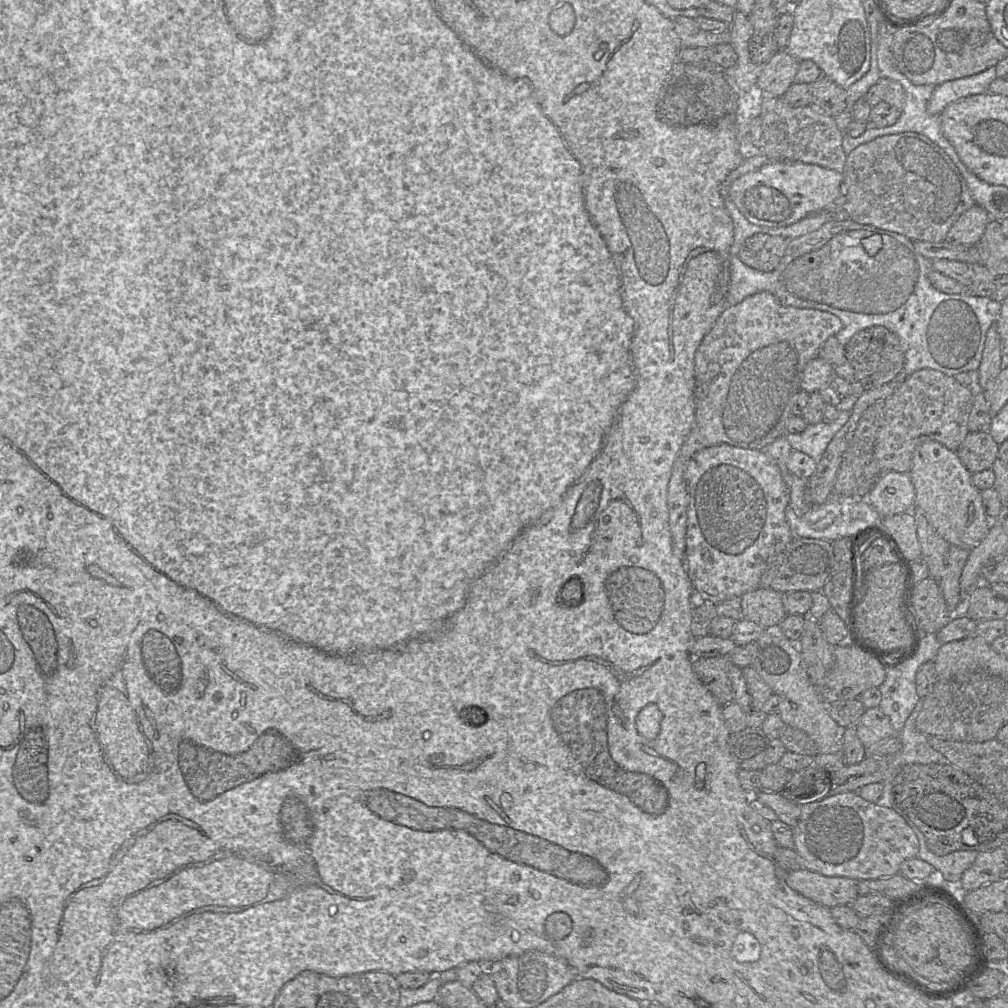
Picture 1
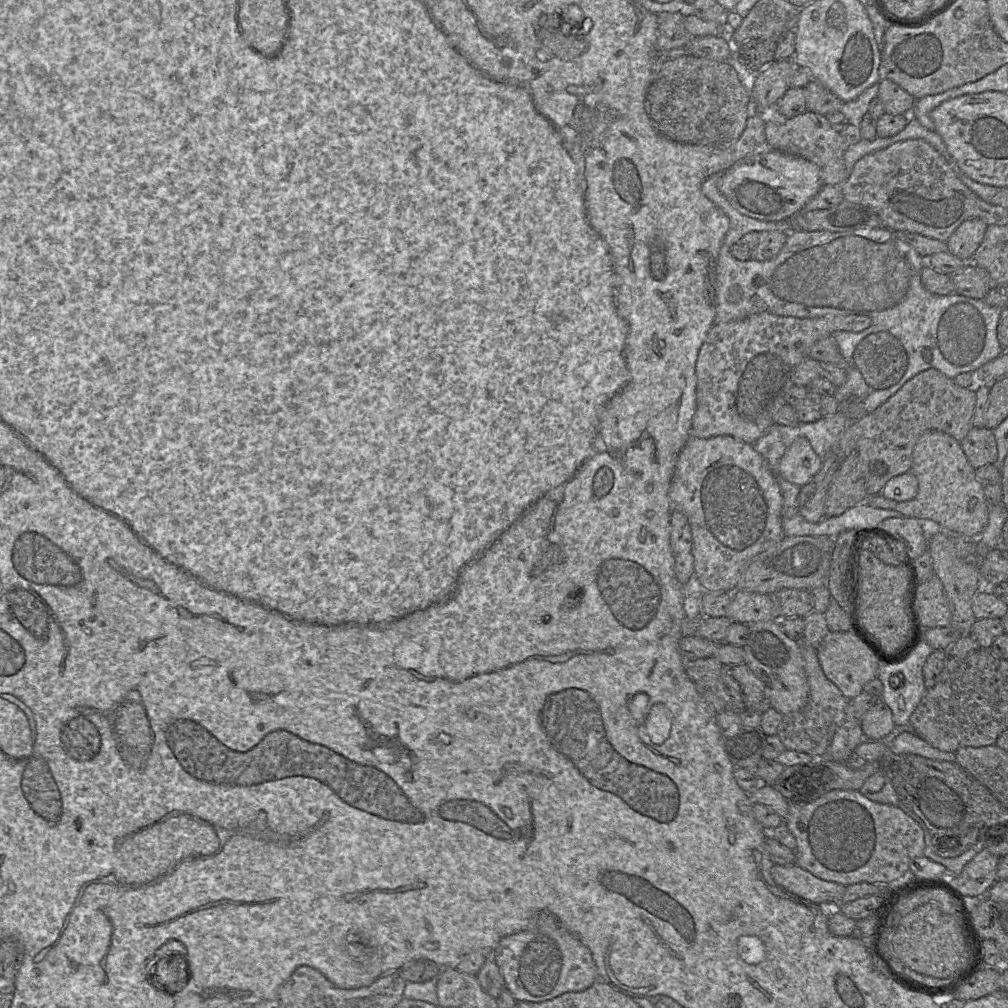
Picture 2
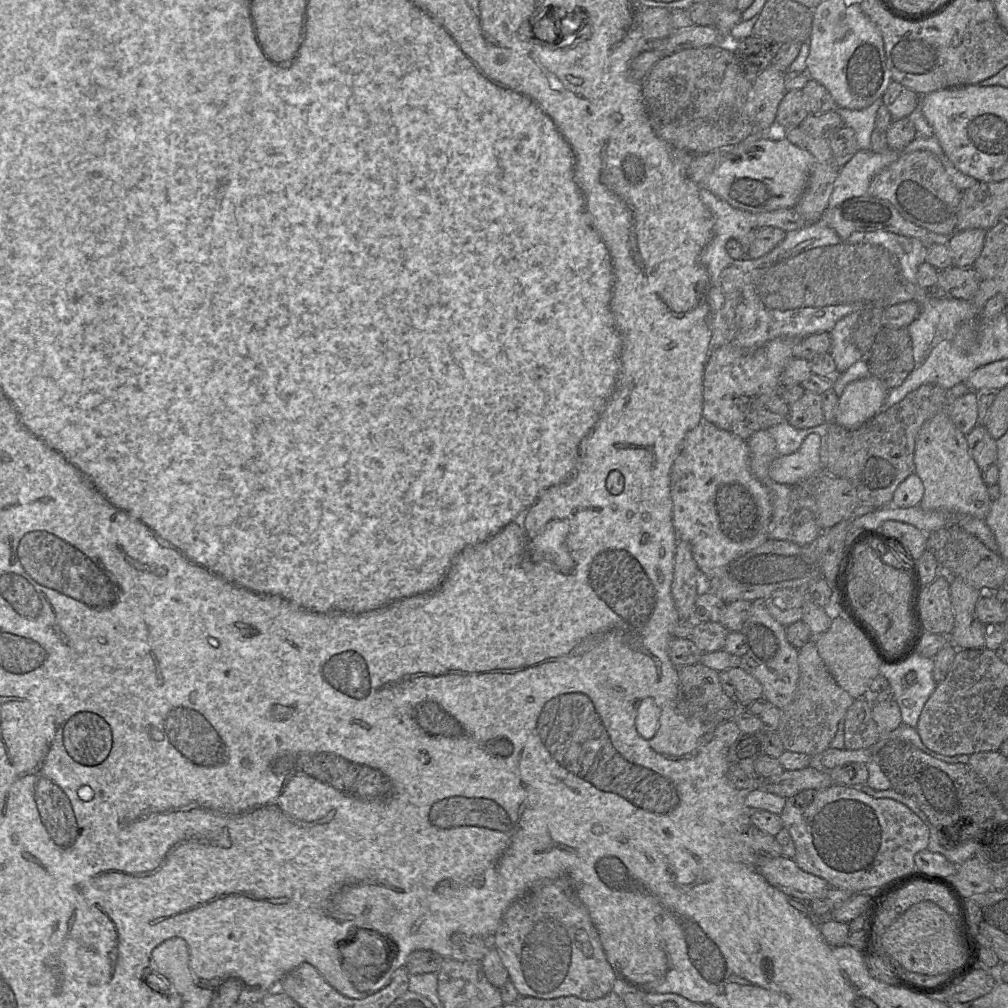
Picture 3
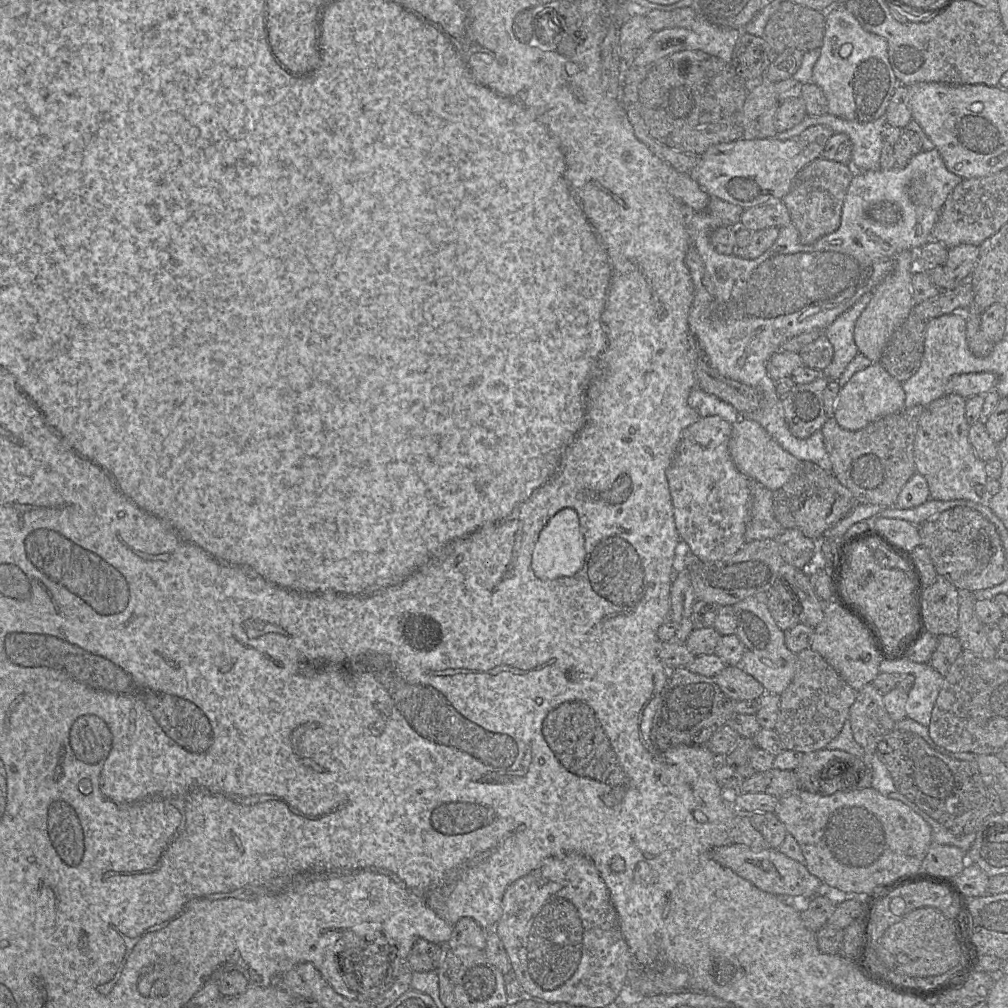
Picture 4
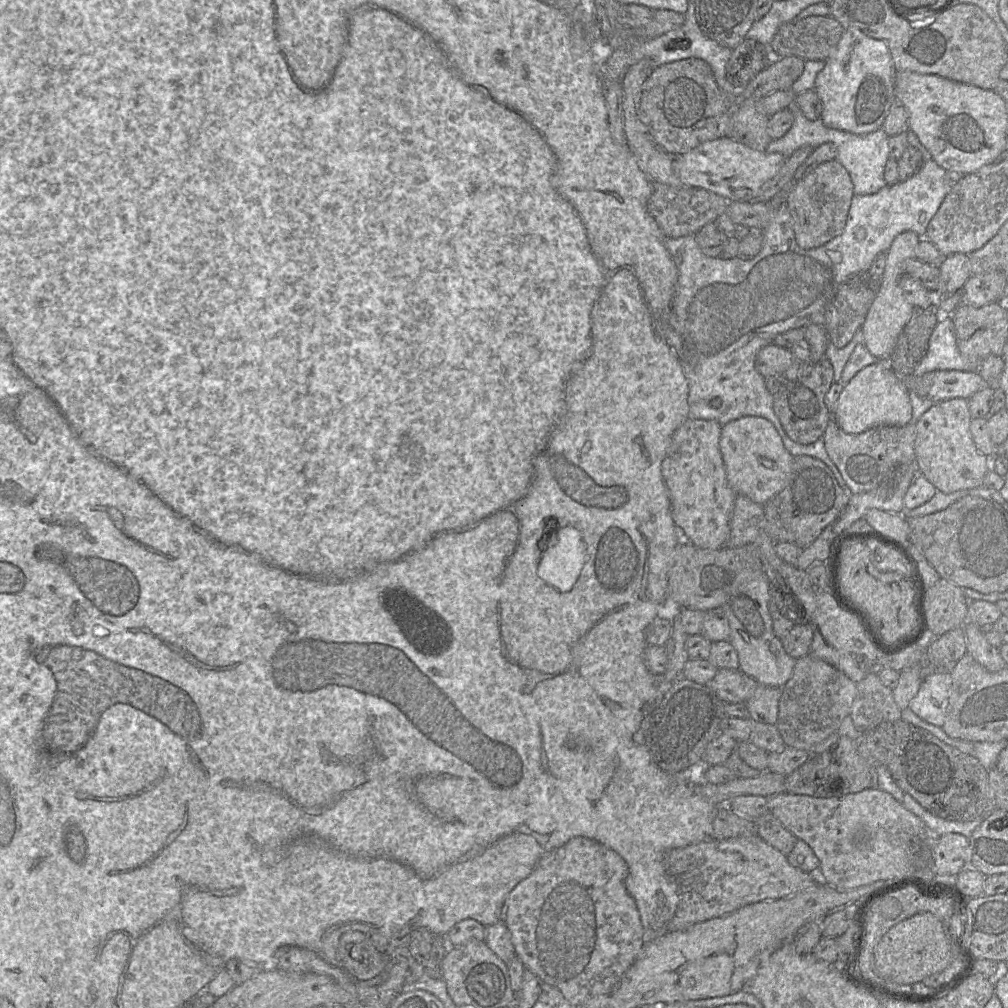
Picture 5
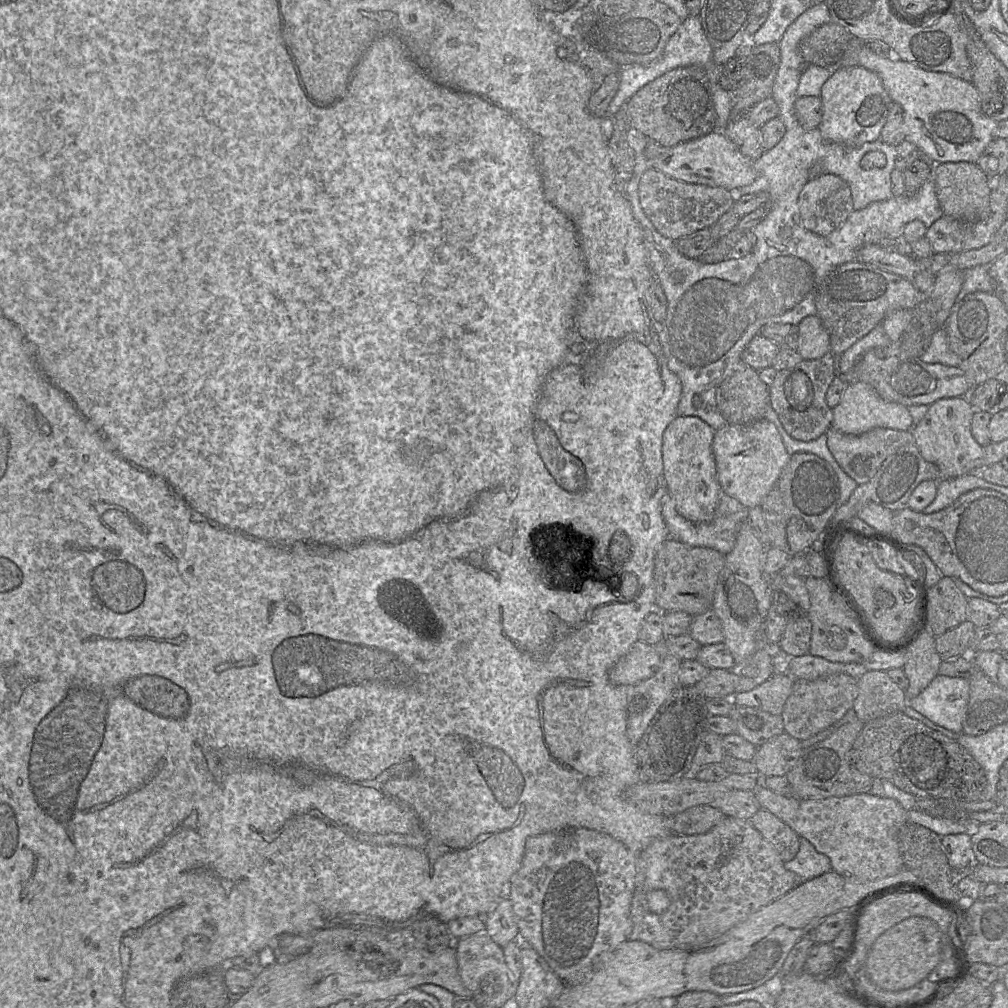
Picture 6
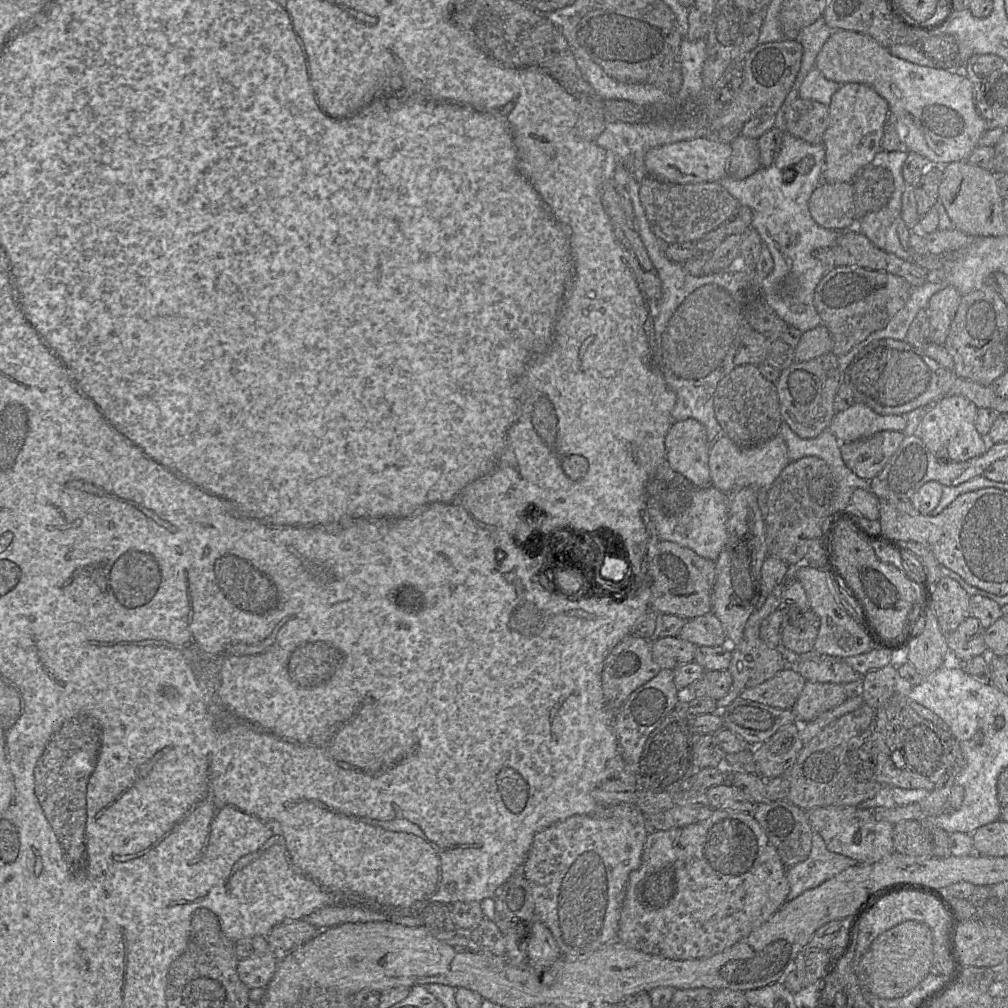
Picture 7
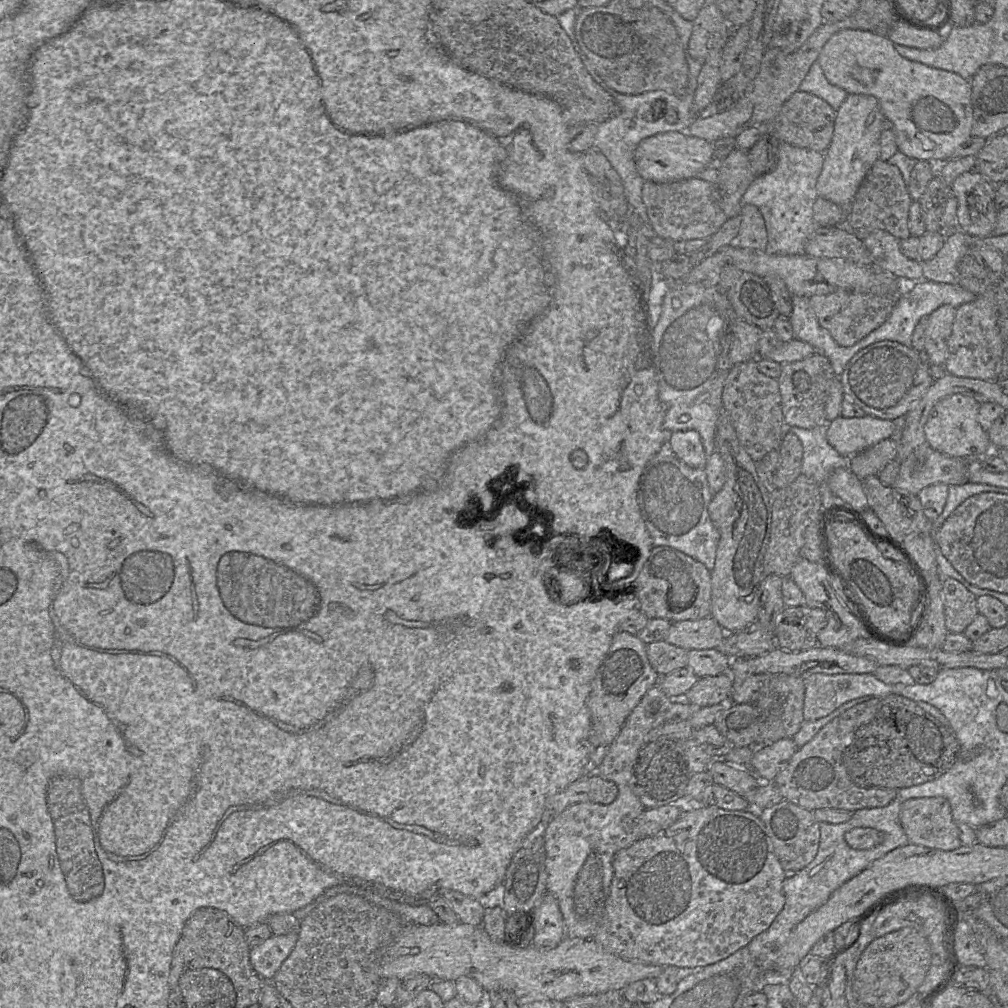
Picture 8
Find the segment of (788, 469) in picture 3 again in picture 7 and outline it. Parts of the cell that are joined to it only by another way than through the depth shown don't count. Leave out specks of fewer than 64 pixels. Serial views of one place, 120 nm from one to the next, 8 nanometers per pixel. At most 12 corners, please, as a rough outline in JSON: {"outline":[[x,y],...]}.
{"outline":[[722,434],[711,485],[769,489],[789,462],[780,435],[741,447]]}

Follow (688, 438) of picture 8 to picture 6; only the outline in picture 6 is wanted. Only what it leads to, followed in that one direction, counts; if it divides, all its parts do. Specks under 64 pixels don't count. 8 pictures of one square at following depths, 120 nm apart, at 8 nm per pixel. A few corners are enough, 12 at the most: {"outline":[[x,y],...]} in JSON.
{"outline":[[677,416],[663,471],[679,514],[710,521],[723,494],[715,430]]}

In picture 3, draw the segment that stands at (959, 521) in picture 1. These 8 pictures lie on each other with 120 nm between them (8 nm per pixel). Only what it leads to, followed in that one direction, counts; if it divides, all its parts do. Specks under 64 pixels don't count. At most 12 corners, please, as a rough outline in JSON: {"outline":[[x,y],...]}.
{"outline":[[946,413],[920,428],[919,507],[985,519],[991,504],[966,436]]}

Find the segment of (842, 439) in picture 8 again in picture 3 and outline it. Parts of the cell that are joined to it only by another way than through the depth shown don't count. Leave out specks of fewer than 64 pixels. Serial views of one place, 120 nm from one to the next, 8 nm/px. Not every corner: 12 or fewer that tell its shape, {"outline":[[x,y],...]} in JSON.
{"outline":[[868,376],[849,383],[835,422],[857,429],[885,407],[889,389]]}

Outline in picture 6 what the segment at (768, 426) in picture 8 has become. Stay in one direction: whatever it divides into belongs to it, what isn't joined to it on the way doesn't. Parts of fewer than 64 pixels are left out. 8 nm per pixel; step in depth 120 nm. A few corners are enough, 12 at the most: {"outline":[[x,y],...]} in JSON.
{"outline":[[750,366],[716,390],[728,424],[764,419],[769,386]]}

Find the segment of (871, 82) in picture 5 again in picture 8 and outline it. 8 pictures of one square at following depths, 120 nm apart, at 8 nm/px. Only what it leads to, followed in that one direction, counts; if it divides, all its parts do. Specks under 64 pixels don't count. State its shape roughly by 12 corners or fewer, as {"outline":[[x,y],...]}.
{"outline":[[847,95],[816,184],[849,210],[880,159],[877,98]]}

